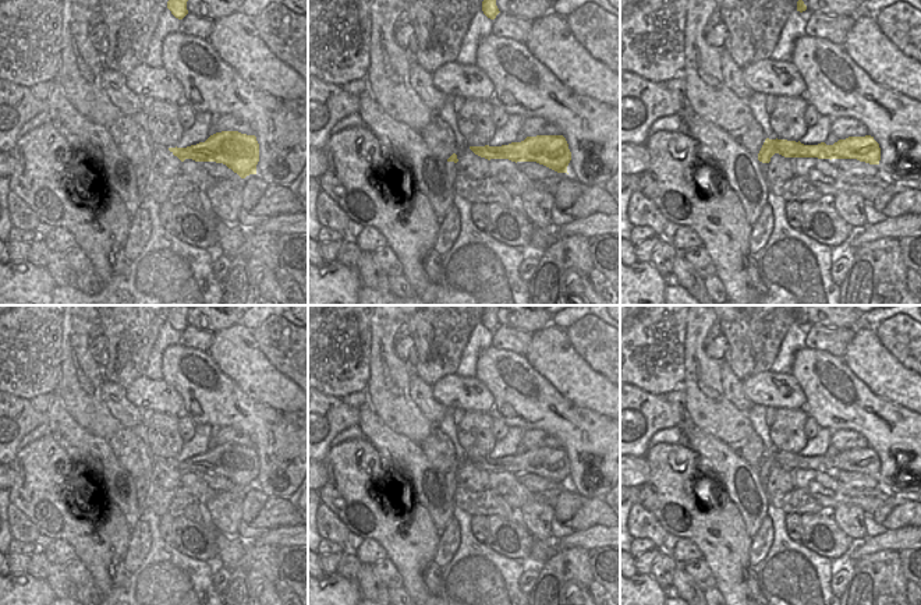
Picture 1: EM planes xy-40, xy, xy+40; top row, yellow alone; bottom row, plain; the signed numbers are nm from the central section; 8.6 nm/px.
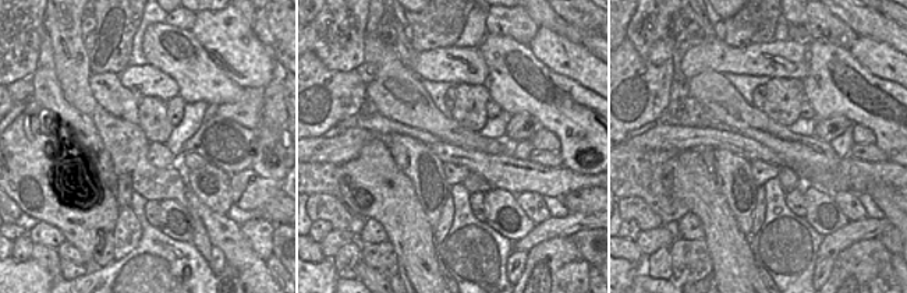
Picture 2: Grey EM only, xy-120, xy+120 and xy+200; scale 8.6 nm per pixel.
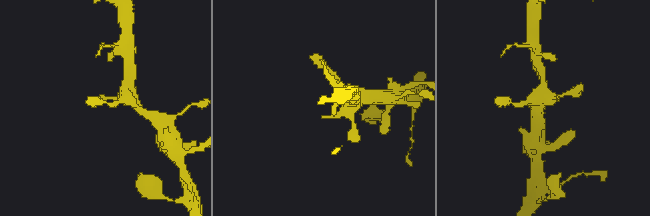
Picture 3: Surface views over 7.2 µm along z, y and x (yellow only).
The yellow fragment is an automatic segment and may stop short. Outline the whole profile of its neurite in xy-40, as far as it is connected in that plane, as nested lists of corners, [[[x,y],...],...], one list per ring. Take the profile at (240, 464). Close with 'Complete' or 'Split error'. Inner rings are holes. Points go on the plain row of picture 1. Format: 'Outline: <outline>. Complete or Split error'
Outline: [[[222,443],[210,447],[205,454],[187,460],[169,460],[181,474],[192,471],[195,474],[223,475],[241,491],[256,487],[259,474],[259,456],[255,447],[238,443]]]. Complete

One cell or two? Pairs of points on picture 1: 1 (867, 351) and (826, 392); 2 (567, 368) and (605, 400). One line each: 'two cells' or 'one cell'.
1: two cells
2: one cell

